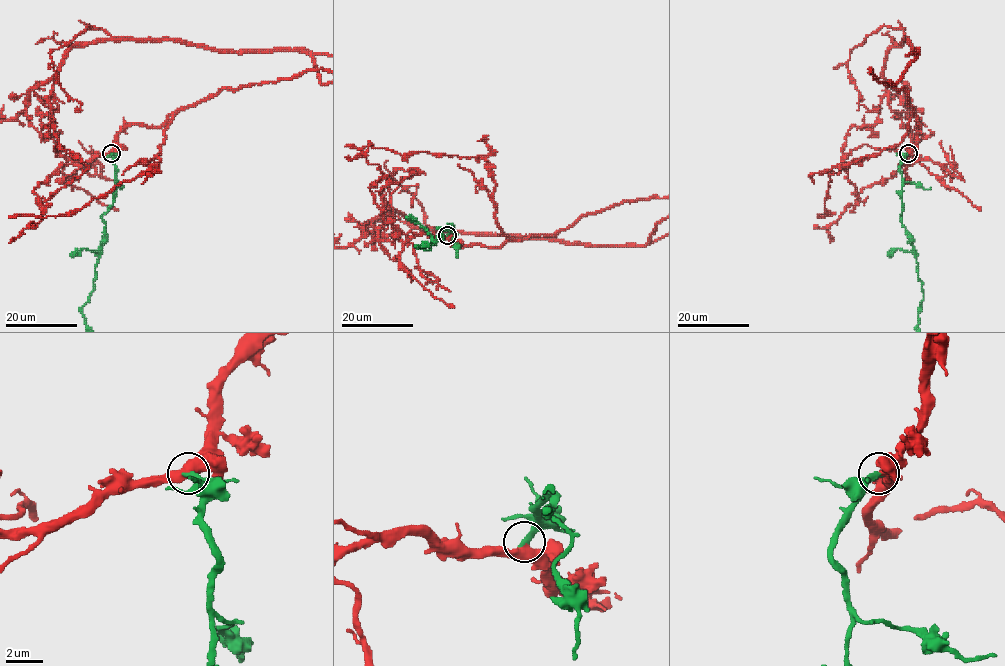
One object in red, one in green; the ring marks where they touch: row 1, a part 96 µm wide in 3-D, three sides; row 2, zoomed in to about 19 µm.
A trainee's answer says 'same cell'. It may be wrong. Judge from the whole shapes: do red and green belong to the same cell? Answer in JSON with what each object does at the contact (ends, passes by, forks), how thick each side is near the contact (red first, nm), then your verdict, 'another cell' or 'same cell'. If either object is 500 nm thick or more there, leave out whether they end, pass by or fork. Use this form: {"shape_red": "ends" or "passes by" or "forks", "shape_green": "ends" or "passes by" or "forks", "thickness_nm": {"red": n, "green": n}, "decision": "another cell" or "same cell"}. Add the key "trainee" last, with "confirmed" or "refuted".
{"shape_red": "passes by", "shape_green": "ends", "thickness_nm": {"red": 440, "green": 360}, "decision": "same cell", "trainee": "confirmed"}

